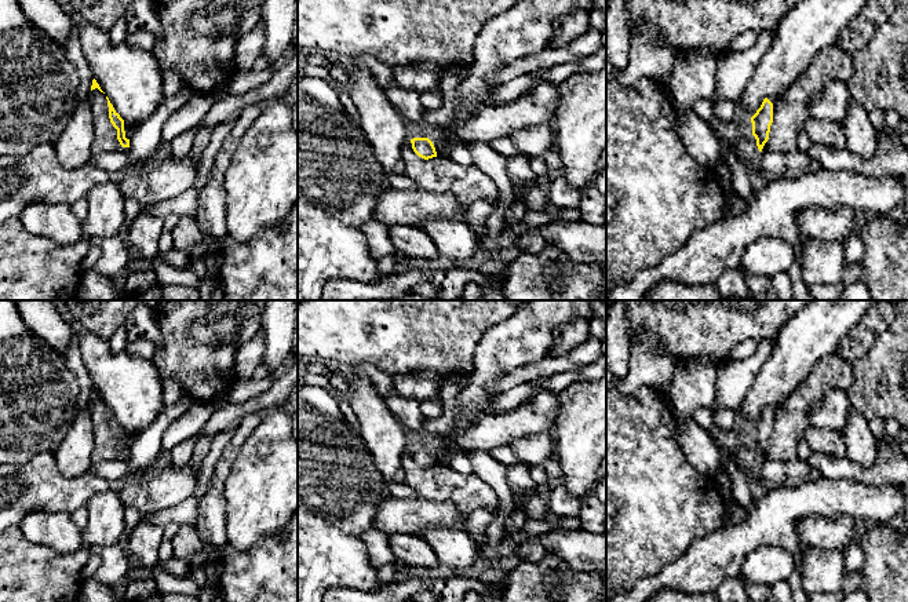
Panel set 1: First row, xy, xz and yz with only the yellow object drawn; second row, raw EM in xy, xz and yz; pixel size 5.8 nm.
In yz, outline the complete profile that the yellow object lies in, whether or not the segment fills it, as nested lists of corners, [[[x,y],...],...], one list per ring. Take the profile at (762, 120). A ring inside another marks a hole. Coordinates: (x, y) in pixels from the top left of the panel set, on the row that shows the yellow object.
[[[765,98],[761,107],[751,117],[752,135],[756,139],[756,146],[762,152],[769,139],[770,125],[773,123],[773,103]]]

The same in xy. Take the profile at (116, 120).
[[[109,98],[107,106],[109,106],[109,118],[113,127],[117,129],[117,139],[123,147],[130,147],[130,139],[125,138],[124,131],[124,120],[120,117],[120,114],[114,110],[113,105],[110,103]]]

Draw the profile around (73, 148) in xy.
[[[85,98],[77,102],[68,125],[54,143],[58,161],[68,169],[87,164],[92,157],[94,138],[94,114]]]

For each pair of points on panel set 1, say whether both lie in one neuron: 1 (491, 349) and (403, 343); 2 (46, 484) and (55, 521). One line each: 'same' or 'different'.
1: different
2: different

